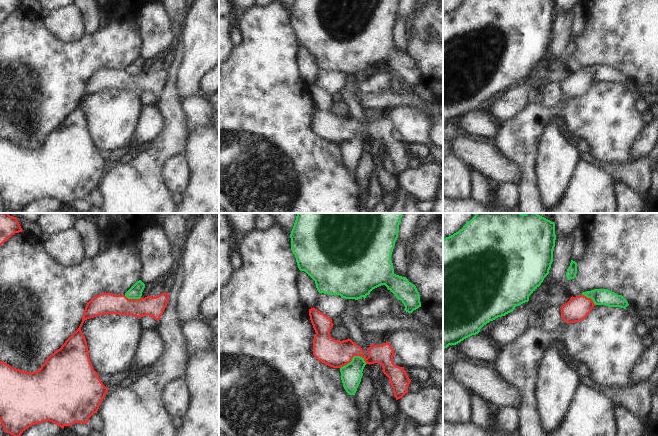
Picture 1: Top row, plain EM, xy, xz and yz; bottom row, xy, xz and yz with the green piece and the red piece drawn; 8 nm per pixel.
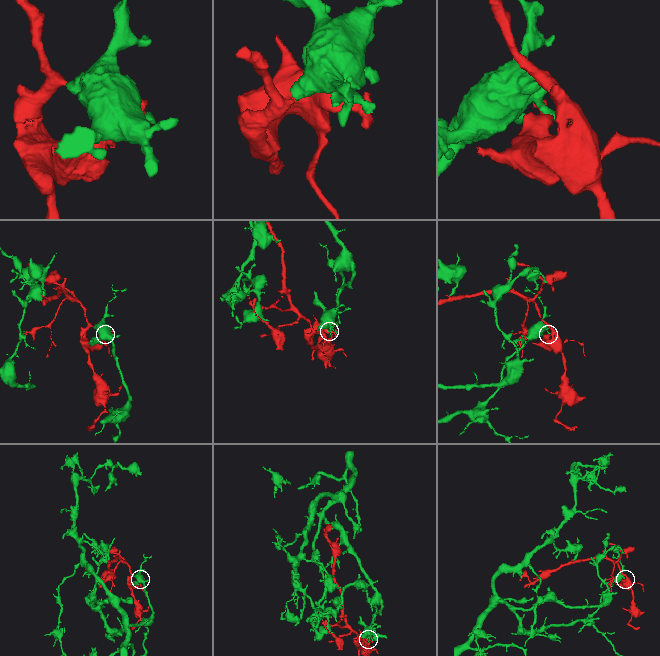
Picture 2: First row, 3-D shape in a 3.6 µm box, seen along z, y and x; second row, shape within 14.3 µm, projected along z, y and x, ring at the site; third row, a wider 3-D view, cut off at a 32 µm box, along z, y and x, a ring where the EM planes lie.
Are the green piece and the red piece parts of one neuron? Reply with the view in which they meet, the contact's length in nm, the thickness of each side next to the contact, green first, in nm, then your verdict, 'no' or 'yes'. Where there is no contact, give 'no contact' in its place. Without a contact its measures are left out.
xz | 220 nm | 170/220 nm | no

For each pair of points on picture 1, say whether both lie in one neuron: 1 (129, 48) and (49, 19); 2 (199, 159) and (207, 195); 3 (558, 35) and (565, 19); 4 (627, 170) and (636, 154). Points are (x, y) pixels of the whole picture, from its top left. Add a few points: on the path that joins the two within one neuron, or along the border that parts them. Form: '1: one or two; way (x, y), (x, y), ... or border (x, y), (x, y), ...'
1: two; border (84, 34), (72, 42), (62, 43)
2: one; way (207, 168), (207, 186)
3: one; way (561, 31), (563, 23)
4: two; border (647, 155), (633, 161)

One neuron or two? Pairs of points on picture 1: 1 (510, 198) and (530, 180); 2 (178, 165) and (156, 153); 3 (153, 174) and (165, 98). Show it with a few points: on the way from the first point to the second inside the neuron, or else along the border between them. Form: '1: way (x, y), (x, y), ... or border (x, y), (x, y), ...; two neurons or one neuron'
1: border (518, 184), (520, 202); two neurons
2: border (181, 154), (170, 155), (162, 163), (162, 181); two neurons
3: way (155, 155), (170, 140), (170, 117); one neuron

